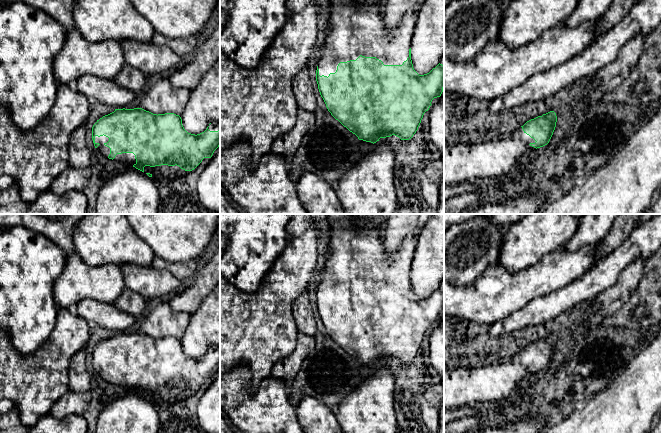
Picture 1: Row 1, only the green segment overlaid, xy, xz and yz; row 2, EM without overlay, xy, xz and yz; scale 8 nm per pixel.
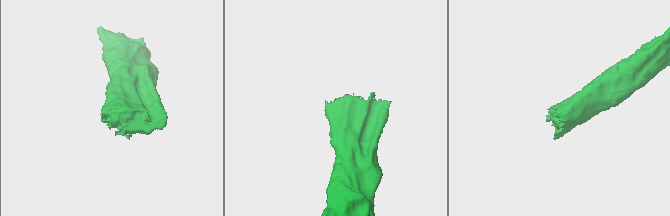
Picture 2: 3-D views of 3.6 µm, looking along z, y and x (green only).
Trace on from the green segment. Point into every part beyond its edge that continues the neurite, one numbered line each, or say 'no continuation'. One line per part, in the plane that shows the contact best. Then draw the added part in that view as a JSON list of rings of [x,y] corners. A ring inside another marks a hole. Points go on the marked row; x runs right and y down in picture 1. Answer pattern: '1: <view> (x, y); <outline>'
1: xz (355, 28); [[[330,0],[331,11],[325,45],[319,51],[319,75],[335,73],[340,62],[360,55],[376,57],[384,65],[402,65],[409,57],[418,13],[408,11],[395,31],[385,30],[382,2]]]

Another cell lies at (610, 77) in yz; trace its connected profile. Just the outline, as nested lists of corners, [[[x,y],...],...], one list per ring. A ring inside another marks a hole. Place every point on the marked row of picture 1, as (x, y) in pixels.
[[[636,35],[620,50],[615,61],[591,76],[595,86],[584,89],[587,95],[581,103],[594,104],[603,98],[606,93],[620,86],[628,77],[631,68],[640,60],[641,54],[644,52],[644,40],[644,35]]]

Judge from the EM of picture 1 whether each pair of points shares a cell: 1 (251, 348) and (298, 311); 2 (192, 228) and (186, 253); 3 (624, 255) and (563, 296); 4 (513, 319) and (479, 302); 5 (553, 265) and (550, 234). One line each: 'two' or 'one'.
1: two
2: one
3: one
4: two
5: two

